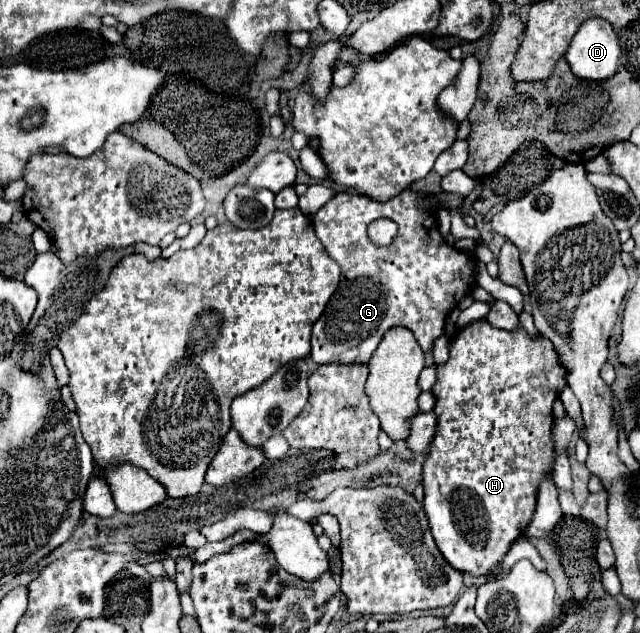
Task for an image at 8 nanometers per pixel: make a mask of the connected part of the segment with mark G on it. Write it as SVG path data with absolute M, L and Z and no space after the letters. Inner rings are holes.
M403 191L401 195L389 199L387 203L377 203L363 195L351 193L337 193L331 201L327 201L317 215L313 217L315 233L319 241L325 245L331 259L341 265L341 283L327 303L323 315L313 325L311 337L311 359L319 365L327 363L367 363L381 337L391 327L407 327L421 349L429 353L433 349L433 341L443 335L445 323L449 313L459 305L459 299L471 295L473 287L477 285L477 271L475 271L475 255L465 253L453 245L449 245L443 235L439 233L437 217L433 211L423 211L421 203L429 197L429 193L417 191ZM375 219L391 219L397 223L399 231L391 245L377 247L367 237L367 225Z

